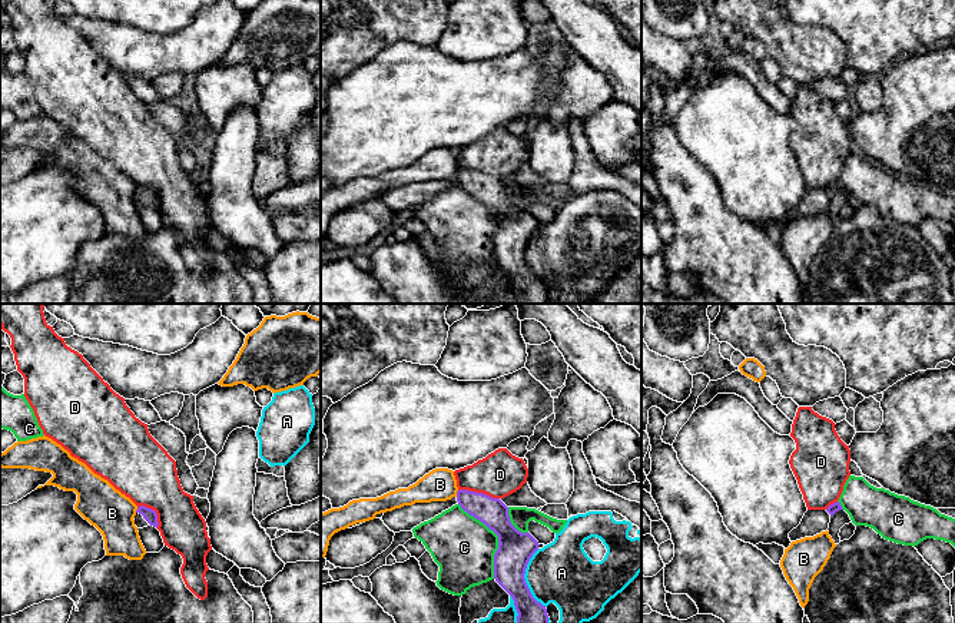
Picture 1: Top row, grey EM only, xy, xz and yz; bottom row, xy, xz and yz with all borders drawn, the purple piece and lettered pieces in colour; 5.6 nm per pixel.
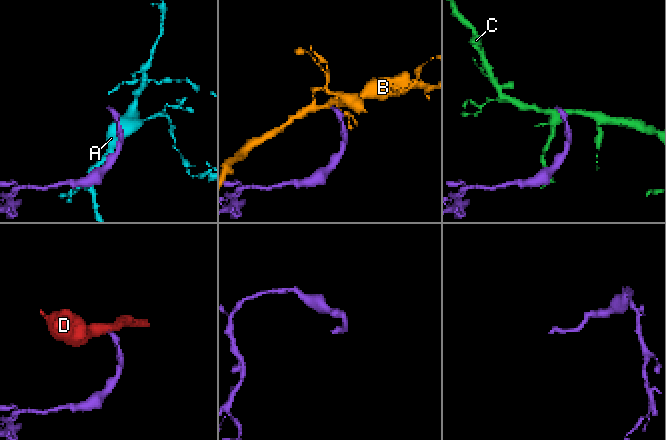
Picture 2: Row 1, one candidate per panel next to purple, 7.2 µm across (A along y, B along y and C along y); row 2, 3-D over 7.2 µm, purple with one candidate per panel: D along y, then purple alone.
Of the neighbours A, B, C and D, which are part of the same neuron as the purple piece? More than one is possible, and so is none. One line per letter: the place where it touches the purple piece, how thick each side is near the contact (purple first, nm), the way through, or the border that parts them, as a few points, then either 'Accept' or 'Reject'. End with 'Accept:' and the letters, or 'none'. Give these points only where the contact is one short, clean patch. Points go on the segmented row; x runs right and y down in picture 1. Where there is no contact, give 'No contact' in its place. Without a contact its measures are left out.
A: Touches purple at xz (524, 579). Thickness 200 nm (purple) against 340 nm. Reject
B: Touches purple at xz (457, 493). Thickness 160 nm (purple) against 190 nm. Boundary: xz (458, 490), (456, 496). Reject
C: Touches purple at xz (498, 537). Thickness 200 nm (purple) against 340 nm. Reject
D: Touches purple at xz (478, 493). Thickness 160 nm (purple) against 260 nm. Boundary: xz (458, 489), (480, 491), (498, 499). Reject
Accept: none

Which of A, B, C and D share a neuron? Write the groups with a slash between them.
A / B / C / D

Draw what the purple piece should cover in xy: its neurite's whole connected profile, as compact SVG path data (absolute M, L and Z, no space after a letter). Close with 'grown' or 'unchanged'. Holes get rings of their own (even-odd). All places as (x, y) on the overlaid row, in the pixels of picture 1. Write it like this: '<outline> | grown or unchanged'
M145 506L137 507L136 516L133 520L135 520L135 526L137 528L143 528L147 526L153 526L157 528L157 526L159 526L156 511L152 508L147 508Z | grown

